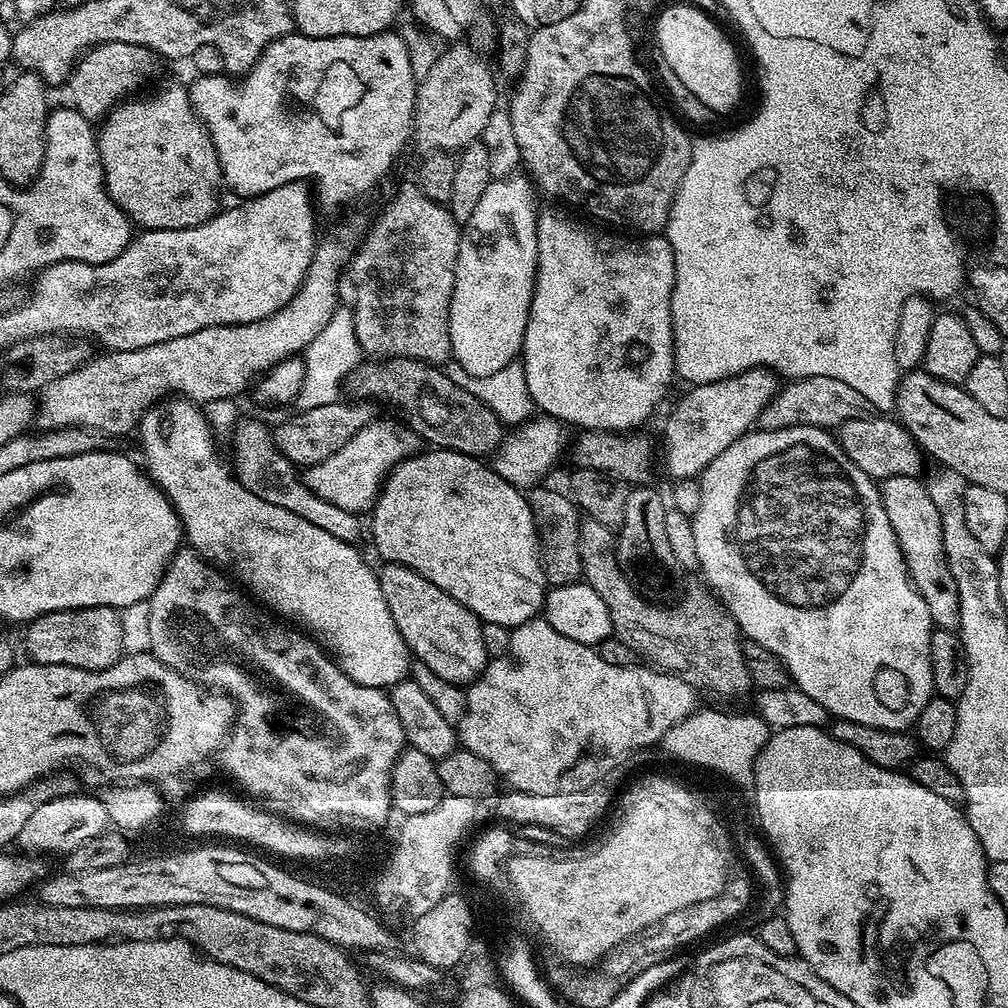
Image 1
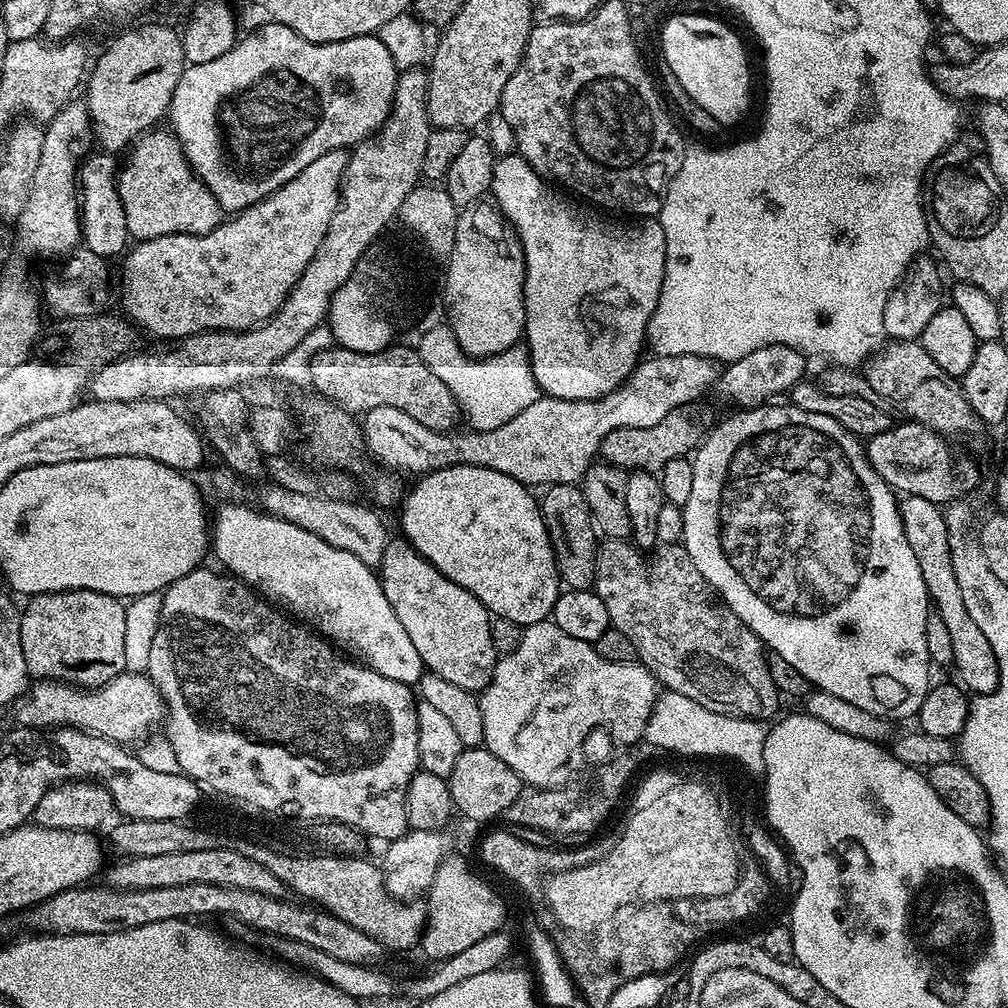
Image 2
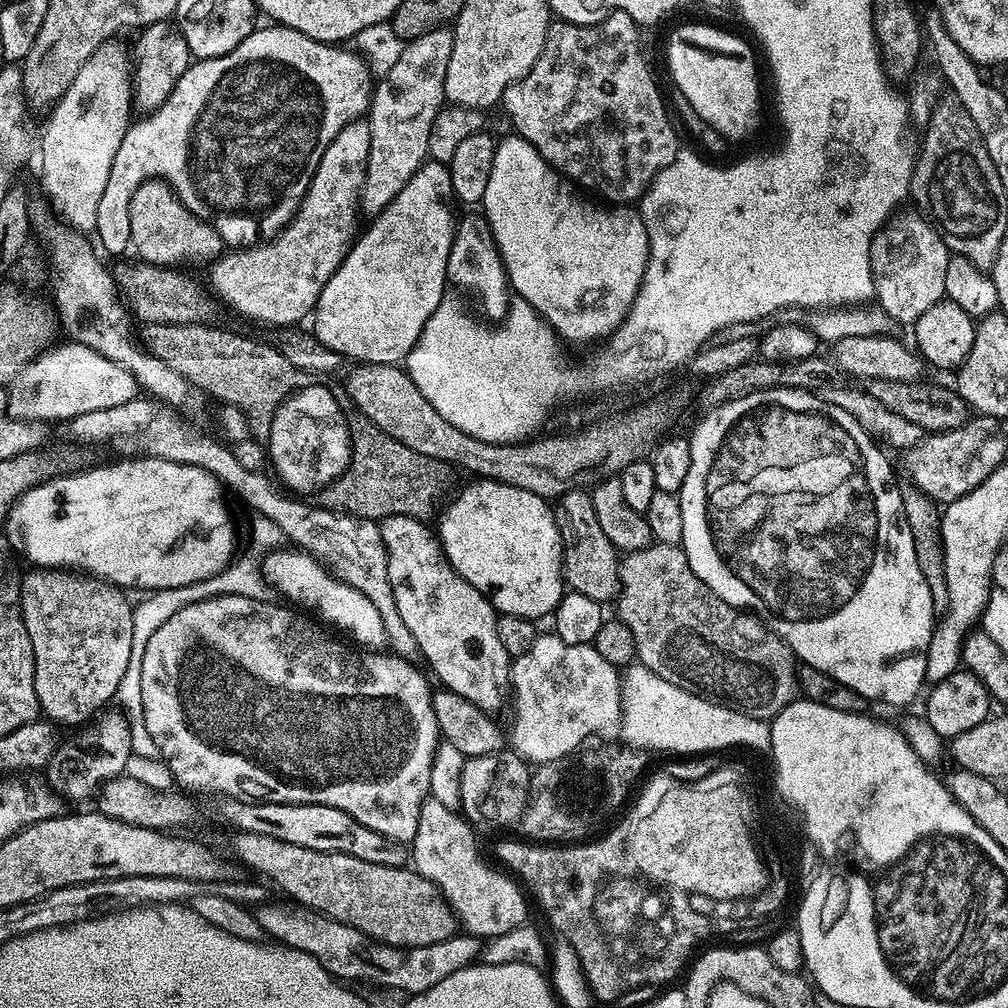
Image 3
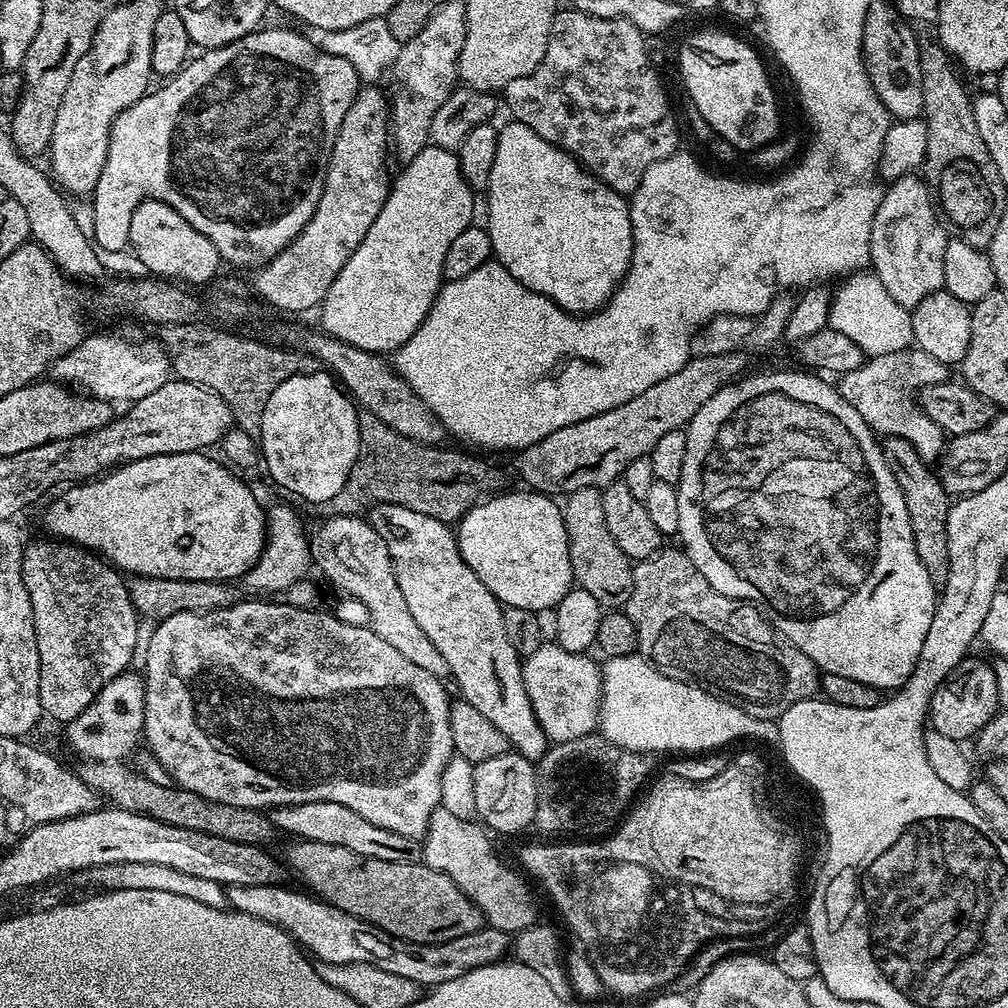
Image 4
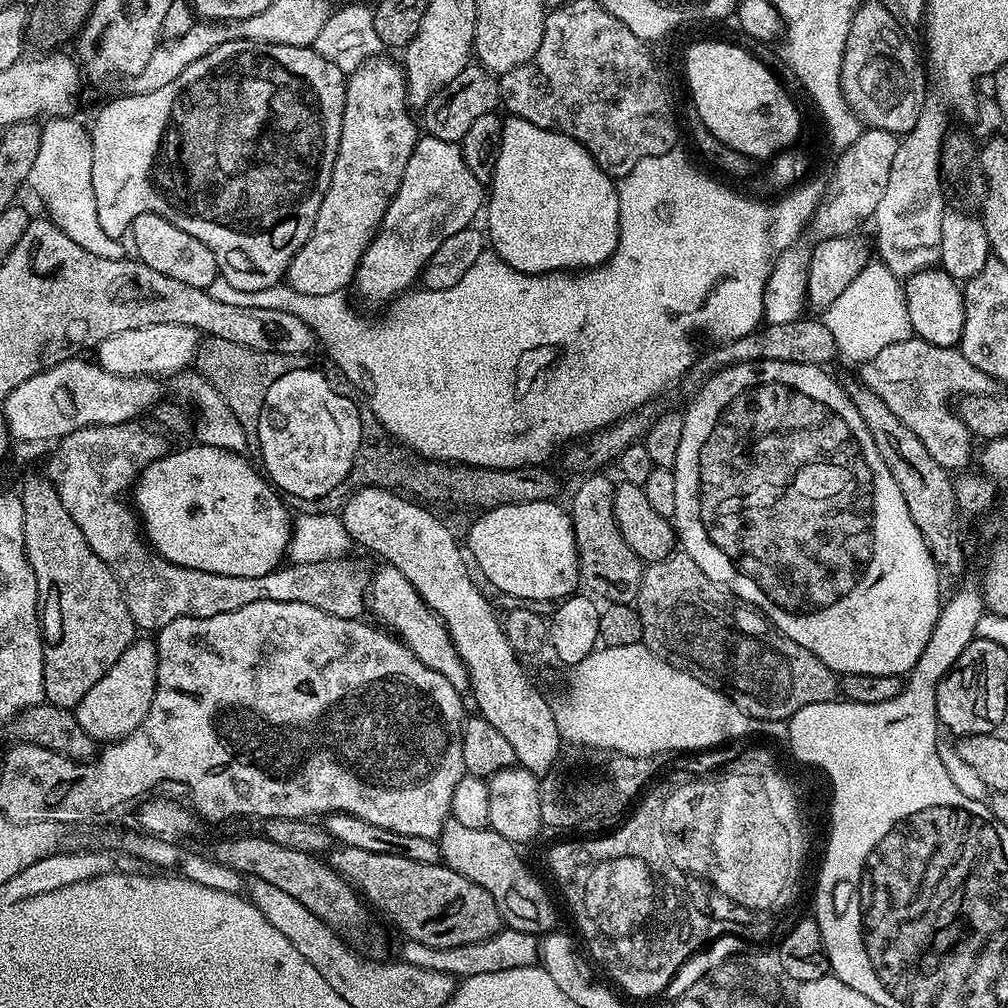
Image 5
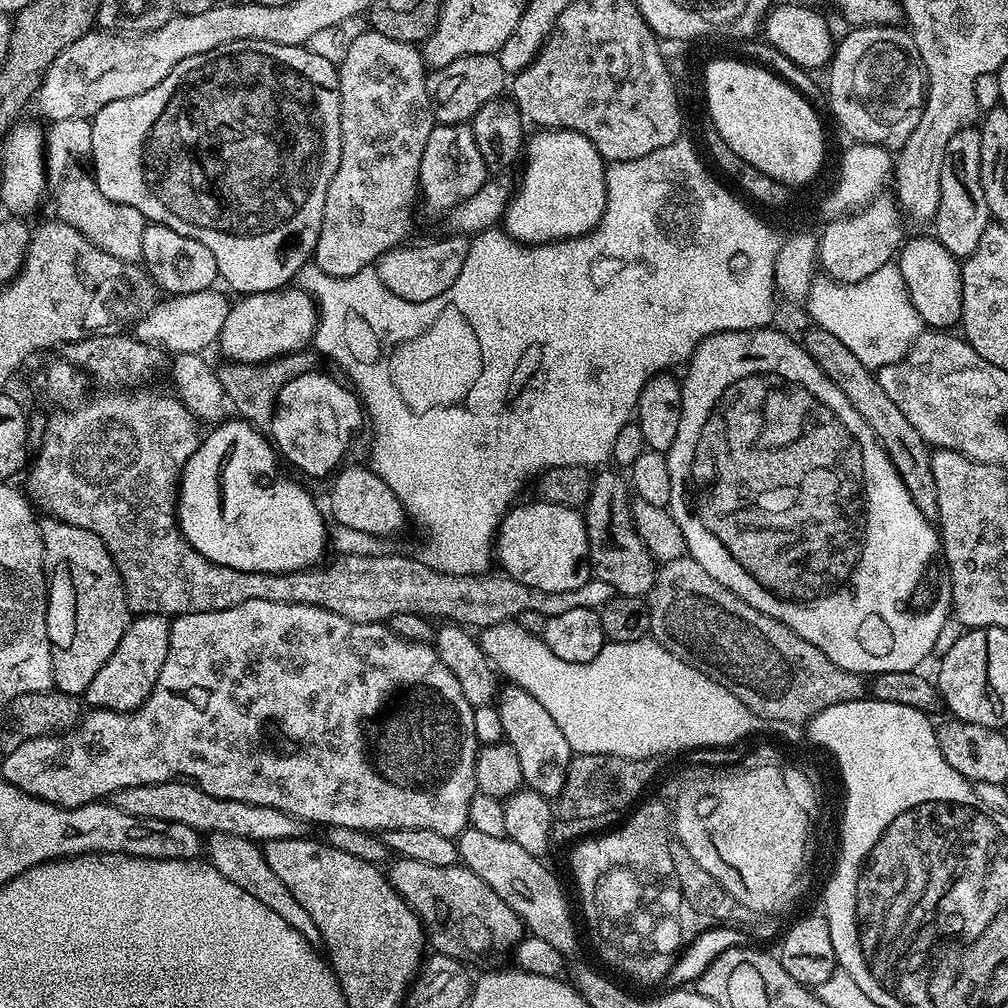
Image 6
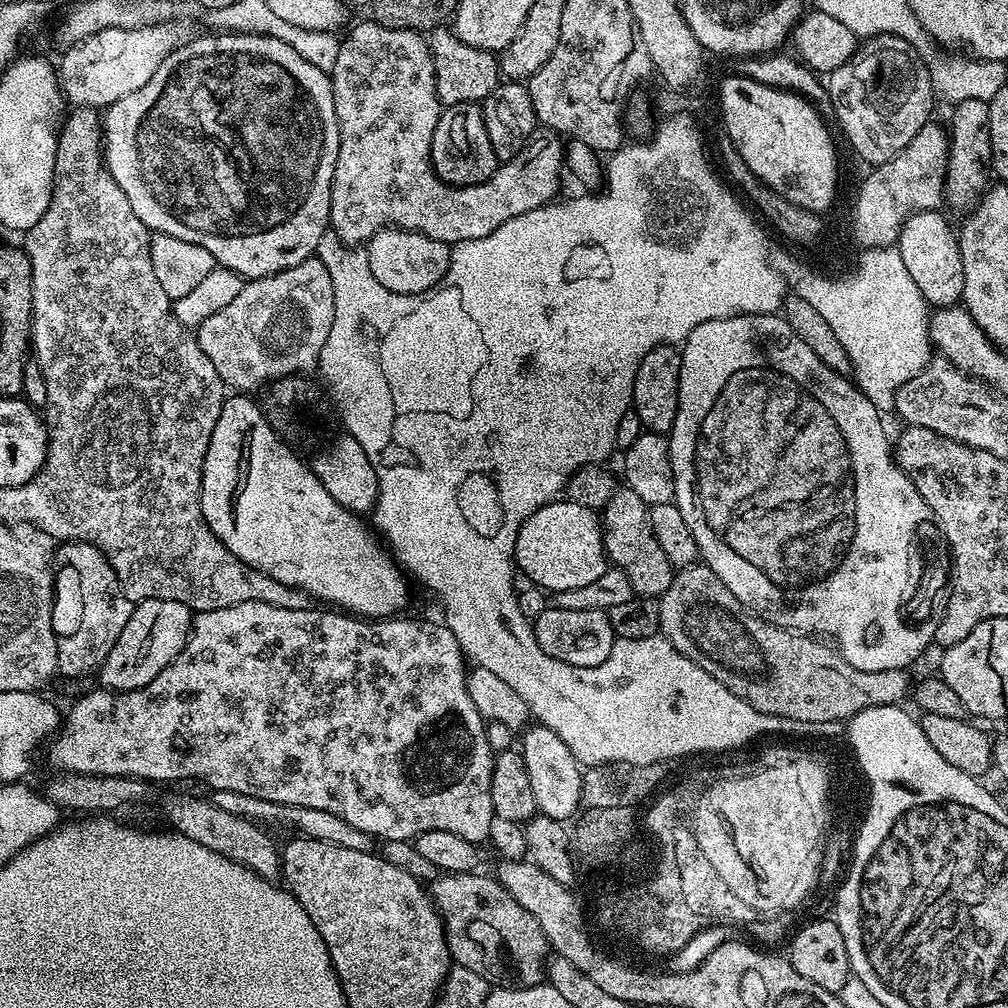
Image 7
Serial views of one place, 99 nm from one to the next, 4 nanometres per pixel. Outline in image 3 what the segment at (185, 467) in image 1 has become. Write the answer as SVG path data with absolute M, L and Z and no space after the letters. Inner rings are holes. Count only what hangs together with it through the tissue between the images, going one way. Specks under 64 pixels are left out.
M272 550L264 556L262 573L265 581L275 591L277 588L285 596L285 598L283 597L285 601L291 602L301 609L309 608L309 610L304 609L309 613L317 612L317 614L312 614L319 617L321 621L329 620L334 627L349 632L357 640L355 643L365 649L380 650L383 649L380 647L389 643L382 618L378 614L374 602L370 602L370 598L366 598L357 588L345 584L339 576L329 571L312 553L303 550L282 551Z

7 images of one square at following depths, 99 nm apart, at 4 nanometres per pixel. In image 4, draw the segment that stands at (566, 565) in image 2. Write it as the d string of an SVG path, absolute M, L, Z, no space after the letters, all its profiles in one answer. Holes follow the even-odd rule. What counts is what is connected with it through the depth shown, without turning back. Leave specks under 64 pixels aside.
M598 488L574 490L568 493L562 504L572 579L582 590L598 598L601 609L620 610L627 605L630 590L634 586L634 564L626 554L622 554L622 550L618 550L618 542L614 542L606 526L600 494L601 489Z

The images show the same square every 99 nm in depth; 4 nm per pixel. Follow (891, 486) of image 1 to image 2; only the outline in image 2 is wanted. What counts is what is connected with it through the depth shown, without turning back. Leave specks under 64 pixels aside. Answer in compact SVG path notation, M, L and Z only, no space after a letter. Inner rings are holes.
M904 496L899 501L899 506L906 540L910 542L910 550L914 550L914 558L918 558L919 570L922 572L931 605L941 614L943 623L950 630L951 645L954 646L952 664L960 675L959 683L969 693L989 696L998 686L998 658L994 658L990 642L982 635L982 630L974 623L974 618L970 618L970 613L964 605L962 591L952 567L949 534L943 509L921 496Z

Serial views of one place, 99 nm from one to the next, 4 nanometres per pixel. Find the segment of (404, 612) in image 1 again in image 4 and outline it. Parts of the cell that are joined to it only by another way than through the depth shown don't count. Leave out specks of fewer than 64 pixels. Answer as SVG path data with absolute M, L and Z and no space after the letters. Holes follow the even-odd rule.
M373 504L367 509L366 521L380 535L382 542L386 542L386 550L398 578L398 590L402 590L402 598L410 614L414 614L414 622L418 622L422 634L434 642L434 650L438 650L438 654L446 660L451 679L456 679L460 687L459 695L490 718L490 722L506 734L509 745L515 751L528 760L539 762L548 751L550 741L534 714L534 706L530 706L530 694L526 694L524 685L522 657L507 641L503 626L504 608L500 601L490 594L482 578L478 578L478 574L474 574L462 558L457 533L438 518L426 518L426 514L417 514L415 510L406 510L406 506L393 504Z

